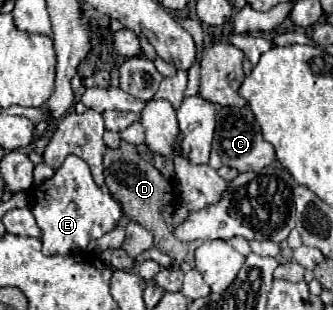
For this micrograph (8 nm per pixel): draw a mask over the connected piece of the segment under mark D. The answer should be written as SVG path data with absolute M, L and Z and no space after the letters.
M121 142L119 148L115 148L115 150L107 148L107 152L105 152L105 184L111 192L111 196L121 204L125 218L147 228L155 238L157 250L171 256L173 258L171 268L179 270L181 262L191 258L191 246L189 246L189 242L177 240L173 236L173 228L169 228L161 216L161 208L165 208L165 204L175 204L171 182L165 180L163 174L153 164L149 164L147 160L143 160L137 154L135 144Z

